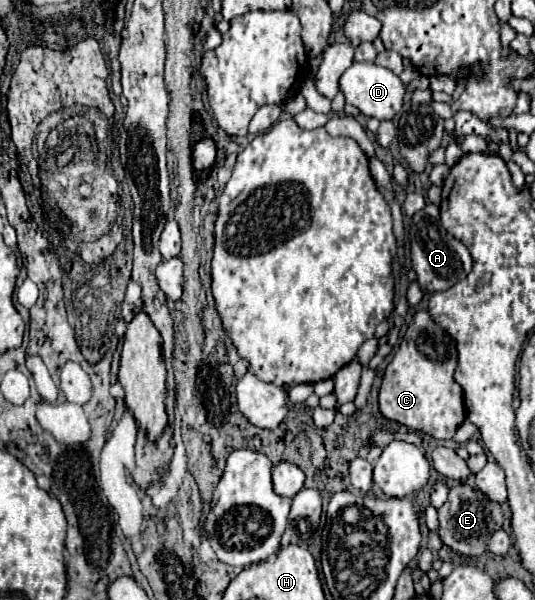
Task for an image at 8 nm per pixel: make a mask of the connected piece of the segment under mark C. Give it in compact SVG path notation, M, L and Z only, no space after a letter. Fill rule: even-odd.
M420 309L412 317L394 359L386 367L378 393L380 413L390 421L422 431L438 441L452 439L454 431L466 419L462 387L454 381L456 365L456 341L430 317L426 309Z

